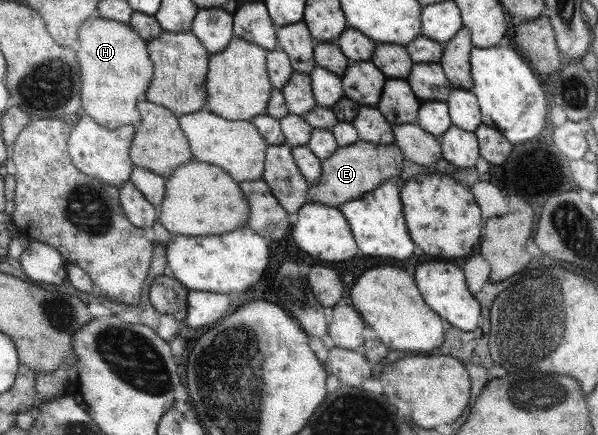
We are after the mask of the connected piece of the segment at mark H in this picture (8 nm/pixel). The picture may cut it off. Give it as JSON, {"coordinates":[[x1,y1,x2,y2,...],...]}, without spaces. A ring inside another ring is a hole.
{"coordinates":[[97,16,87,19,77,31,73,50,82,60,82,108,98,125,107,129,120,128,124,125,135,129,141,124,141,114,137,112,138,96,144,97,149,83,153,80,153,61,149,59,148,44,131,30,129,25,105,20]]}

